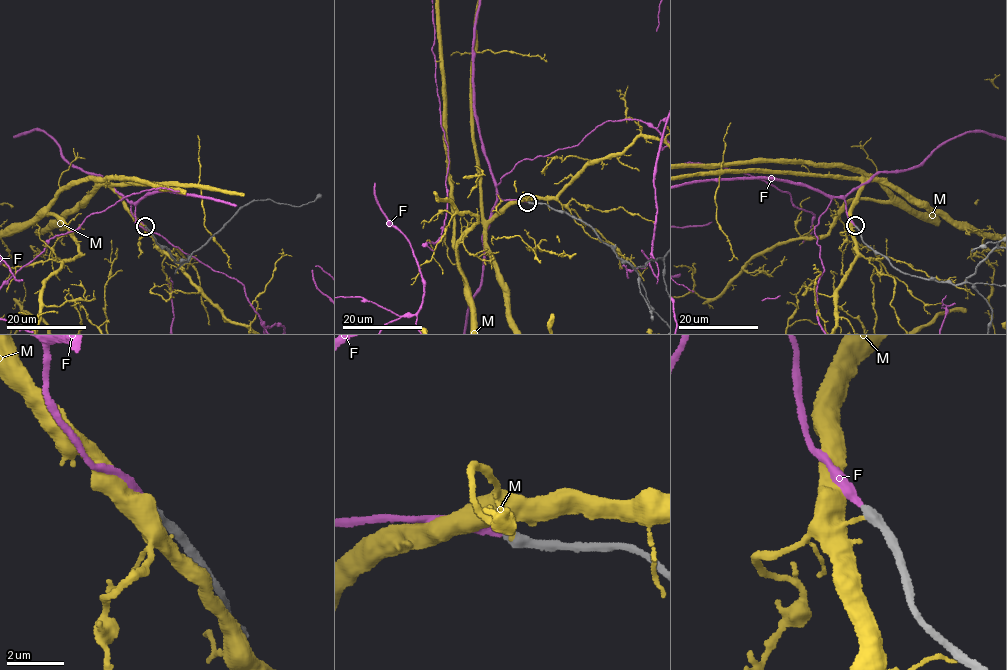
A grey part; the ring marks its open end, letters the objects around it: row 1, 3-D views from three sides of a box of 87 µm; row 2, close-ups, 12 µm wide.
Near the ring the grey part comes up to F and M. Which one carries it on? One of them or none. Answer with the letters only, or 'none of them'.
F

